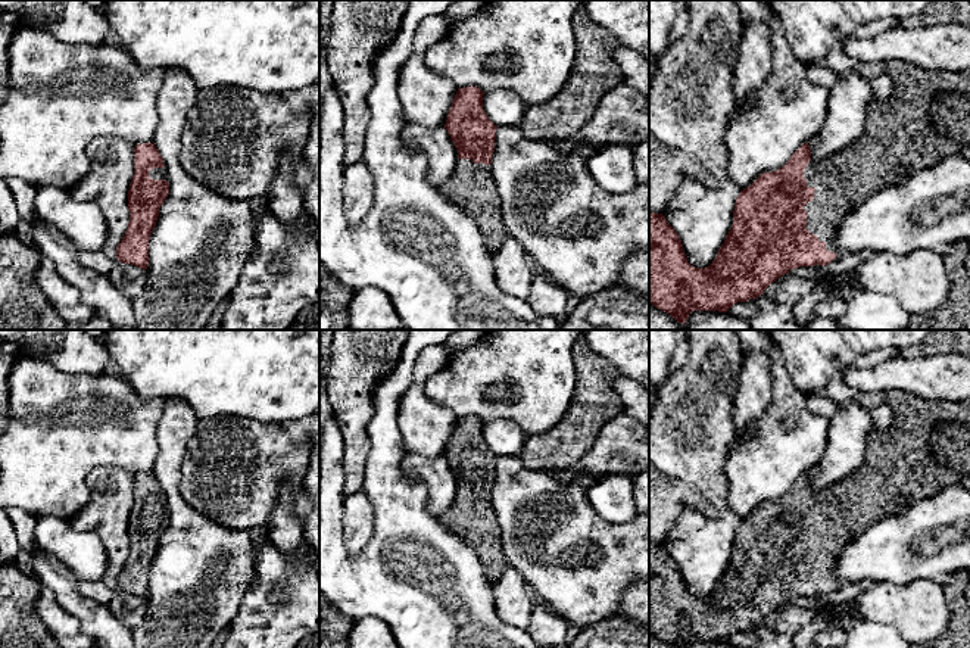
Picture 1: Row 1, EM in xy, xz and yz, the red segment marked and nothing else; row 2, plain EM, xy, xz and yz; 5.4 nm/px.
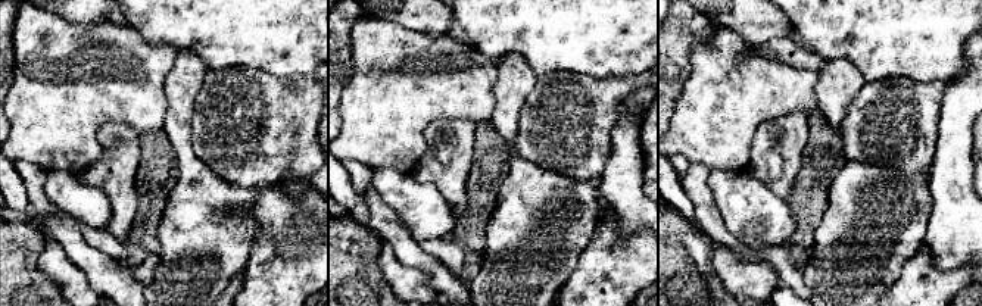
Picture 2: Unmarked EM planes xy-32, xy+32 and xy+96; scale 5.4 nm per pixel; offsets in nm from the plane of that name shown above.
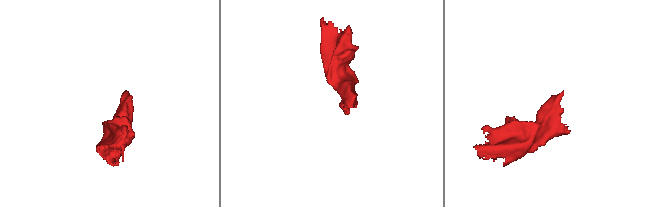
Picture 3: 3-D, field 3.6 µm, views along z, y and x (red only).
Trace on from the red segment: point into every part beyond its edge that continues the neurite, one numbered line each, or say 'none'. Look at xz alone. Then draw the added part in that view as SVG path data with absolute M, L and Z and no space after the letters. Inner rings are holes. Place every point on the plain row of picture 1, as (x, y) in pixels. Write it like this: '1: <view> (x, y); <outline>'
1: xz (471, 516); M458 489L440 521L477 551L489 582L495 583L511 567L502 551L502 529L490 495Z

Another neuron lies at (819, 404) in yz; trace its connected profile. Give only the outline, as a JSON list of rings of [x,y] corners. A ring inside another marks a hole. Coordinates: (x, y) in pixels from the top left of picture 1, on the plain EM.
[[[813,393],[807,396],[808,409],[820,417],[832,420],[839,411],[839,405],[824,393]]]

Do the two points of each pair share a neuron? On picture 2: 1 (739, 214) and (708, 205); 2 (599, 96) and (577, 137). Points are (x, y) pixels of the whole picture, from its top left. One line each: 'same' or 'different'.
1: different
2: same

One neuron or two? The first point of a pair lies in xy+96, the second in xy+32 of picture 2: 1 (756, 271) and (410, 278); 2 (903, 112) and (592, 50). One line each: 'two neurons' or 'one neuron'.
1: one neuron
2: two neurons

